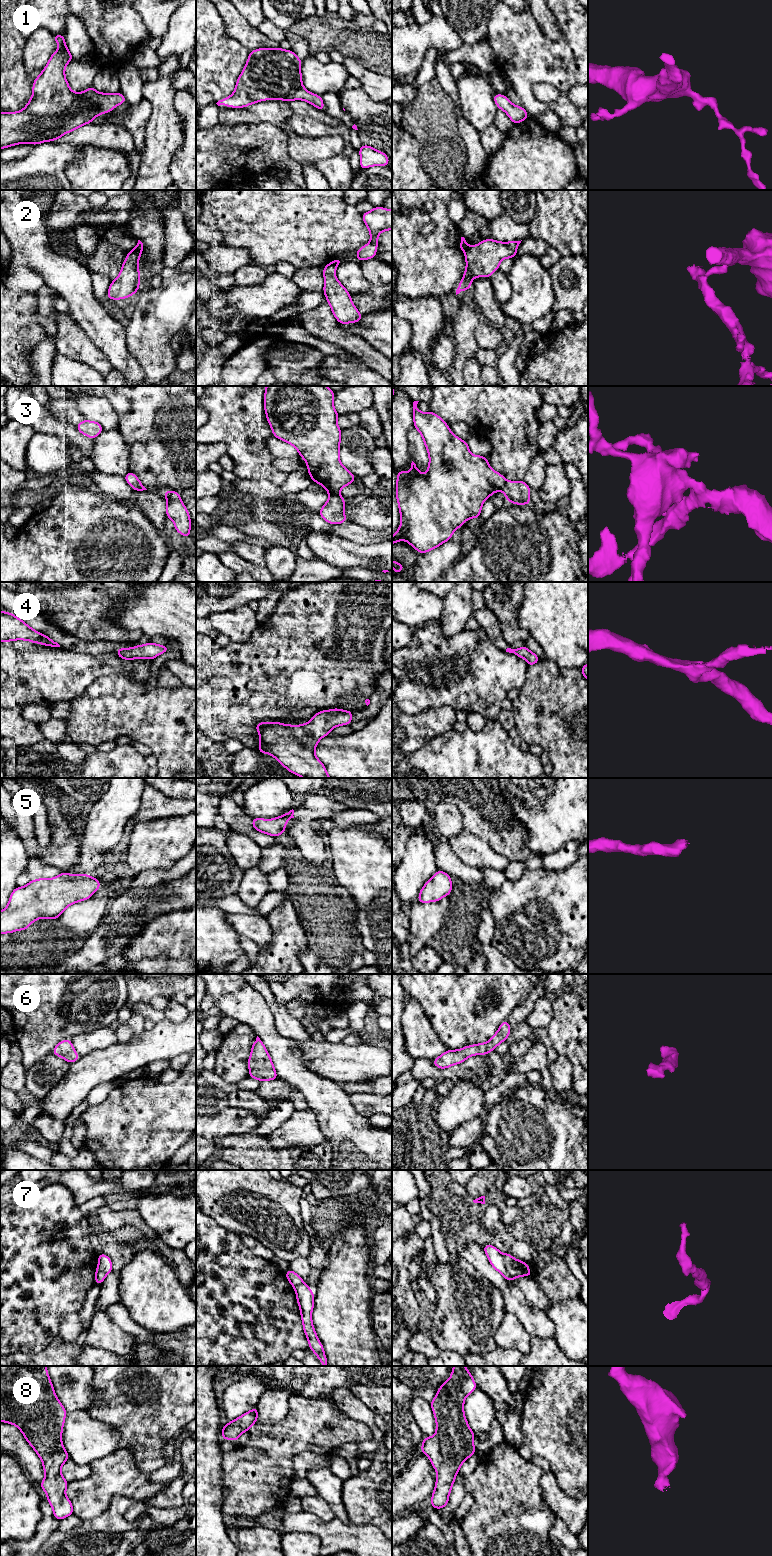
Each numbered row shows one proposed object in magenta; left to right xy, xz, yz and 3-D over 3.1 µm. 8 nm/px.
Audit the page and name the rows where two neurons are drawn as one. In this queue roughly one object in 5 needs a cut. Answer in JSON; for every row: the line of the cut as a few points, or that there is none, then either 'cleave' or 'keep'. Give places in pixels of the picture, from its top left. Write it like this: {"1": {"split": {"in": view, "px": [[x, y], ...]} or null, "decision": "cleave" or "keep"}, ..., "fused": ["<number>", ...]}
{"1": {"split": null, "decision": "keep"}, "2": {"split": {"in": "yz", "px": [[469, 246], [465, 252]]}, "decision": "cleave"}, "3": {"split": {"in": "yz", "px": [[507, 481], [501, 489]]}, "decision": "cleave"}, "4": {"split": null, "decision": "keep"}, "5": {"split": null, "decision": "keep"}, "6": {"split": null, "decision": "keep"}, "7": {"split": {"in": "yz", "px": [[504, 1255], [504, 1267], [513, 1278]]}, "decision": "cleave"}, "8": {"split": null, "decision": "keep"}, "fused": ["2", "3", "7"]}

